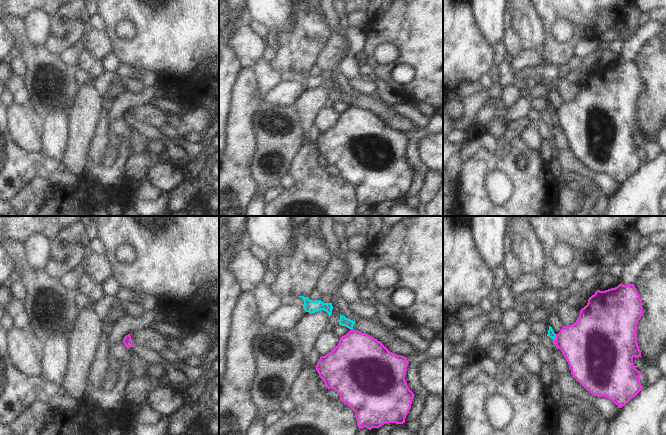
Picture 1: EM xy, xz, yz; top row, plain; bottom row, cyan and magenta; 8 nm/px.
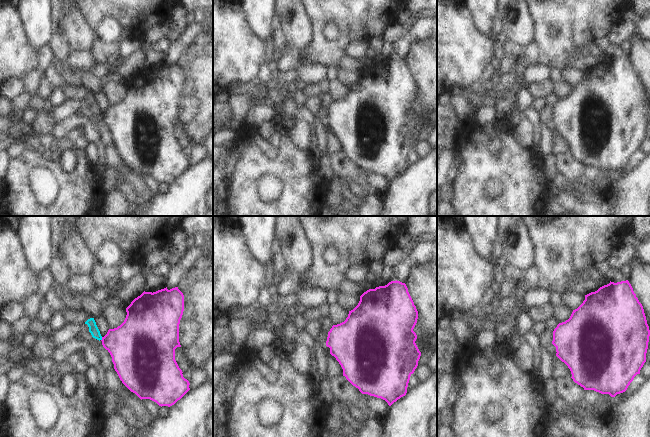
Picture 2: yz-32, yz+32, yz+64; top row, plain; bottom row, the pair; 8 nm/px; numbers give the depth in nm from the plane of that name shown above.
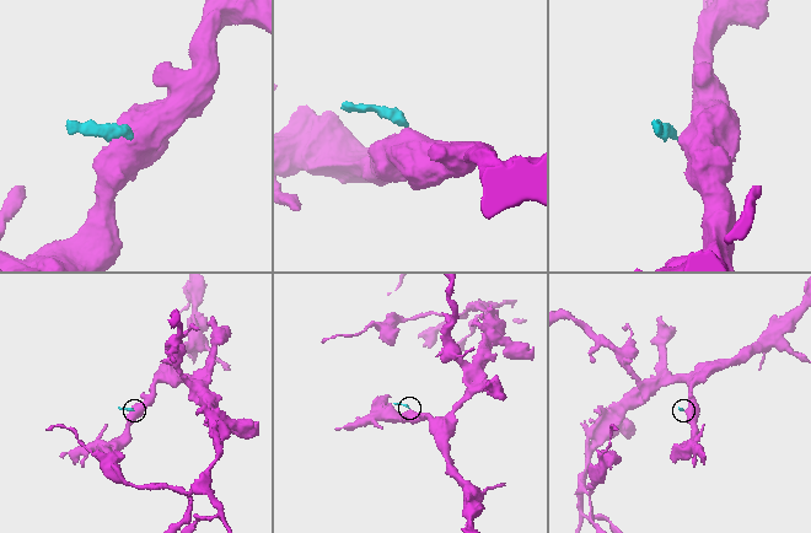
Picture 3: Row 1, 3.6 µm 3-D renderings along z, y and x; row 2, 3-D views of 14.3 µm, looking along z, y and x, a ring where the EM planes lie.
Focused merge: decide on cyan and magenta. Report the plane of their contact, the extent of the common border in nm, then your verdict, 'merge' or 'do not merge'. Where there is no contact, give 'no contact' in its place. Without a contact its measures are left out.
meets cyan in yz; contact 60 nm long; do not merge

